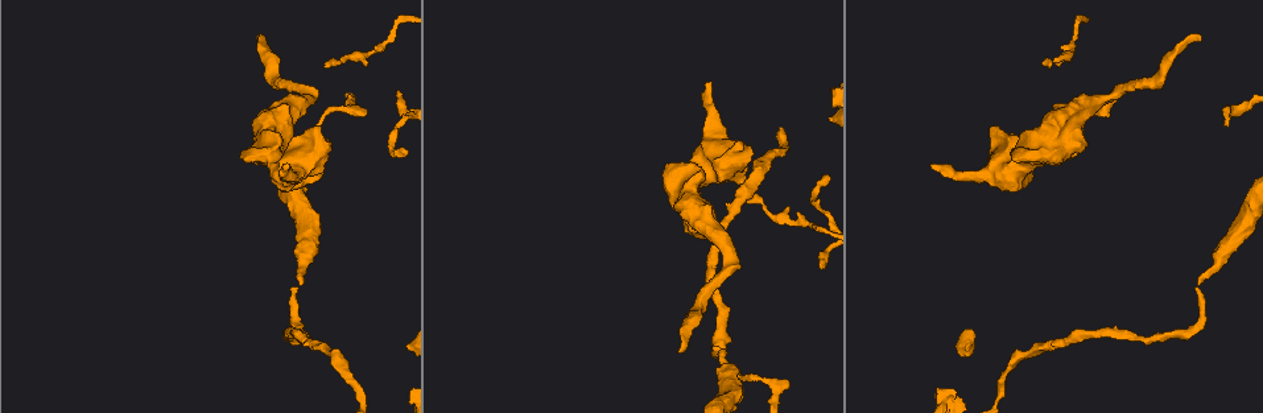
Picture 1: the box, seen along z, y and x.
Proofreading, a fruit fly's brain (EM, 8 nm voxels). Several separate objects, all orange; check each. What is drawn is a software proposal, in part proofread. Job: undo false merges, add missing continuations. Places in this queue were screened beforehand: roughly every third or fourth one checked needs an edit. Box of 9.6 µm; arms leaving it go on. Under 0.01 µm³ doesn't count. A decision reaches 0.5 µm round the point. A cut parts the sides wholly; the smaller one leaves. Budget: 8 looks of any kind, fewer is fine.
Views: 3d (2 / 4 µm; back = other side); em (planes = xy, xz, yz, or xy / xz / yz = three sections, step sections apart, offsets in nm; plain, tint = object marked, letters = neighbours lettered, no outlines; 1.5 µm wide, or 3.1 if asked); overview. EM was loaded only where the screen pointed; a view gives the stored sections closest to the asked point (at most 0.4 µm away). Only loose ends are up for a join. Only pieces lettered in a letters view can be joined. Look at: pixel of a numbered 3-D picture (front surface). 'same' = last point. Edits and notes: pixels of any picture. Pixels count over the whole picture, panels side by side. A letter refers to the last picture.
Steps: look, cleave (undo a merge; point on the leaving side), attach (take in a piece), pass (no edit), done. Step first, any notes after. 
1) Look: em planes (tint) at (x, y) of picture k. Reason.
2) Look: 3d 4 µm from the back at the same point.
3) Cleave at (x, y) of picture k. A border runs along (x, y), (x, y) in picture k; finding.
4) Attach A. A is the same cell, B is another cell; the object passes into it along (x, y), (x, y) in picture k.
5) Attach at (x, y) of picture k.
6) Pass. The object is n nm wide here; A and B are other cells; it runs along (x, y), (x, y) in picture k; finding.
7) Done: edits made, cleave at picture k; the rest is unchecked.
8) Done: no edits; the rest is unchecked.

Look: 3d 4 µm at (709, 83) of picture 1.

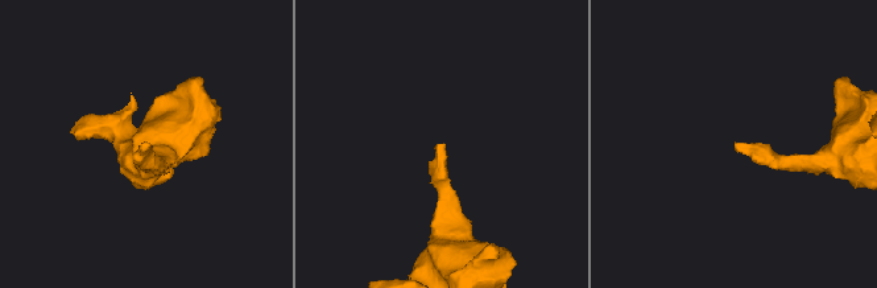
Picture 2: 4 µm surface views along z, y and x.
Look: em planes (tint) at (147, 144) of picture 2. Need the tissue.

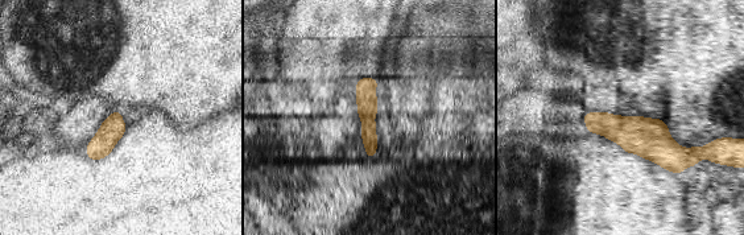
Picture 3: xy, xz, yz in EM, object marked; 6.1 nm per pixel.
Look: em planes (letters) at the same point.

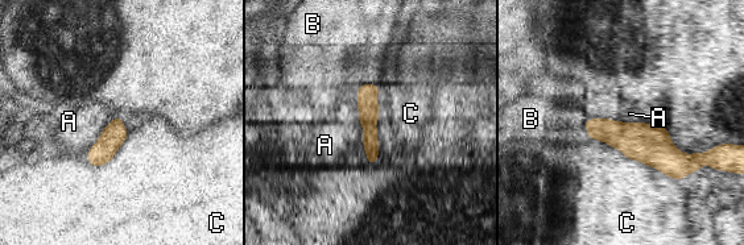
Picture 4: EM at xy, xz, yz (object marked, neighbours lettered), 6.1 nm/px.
Attach B. The longest contact is with C, 360 nm; B is the same cell, A and C are other cells; the object passes into it along (367, 94), (367, 84), (375, 45) in picture 4; it goes on there.

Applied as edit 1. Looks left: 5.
Look: em planes (letters) at (1050, 67) of picture 1. Thin end.

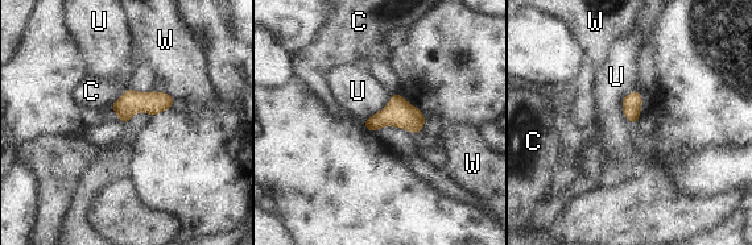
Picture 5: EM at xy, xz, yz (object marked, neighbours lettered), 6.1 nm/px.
Pass. The object is 120 nm wide here; C, U and W are other cells; a border runs along (633, 88), (623, 98), (628, 121) in picture 5; none of them fits.

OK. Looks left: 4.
Look: 3d 4 µm at (1199, 327) of picture 1. Sharp bend.

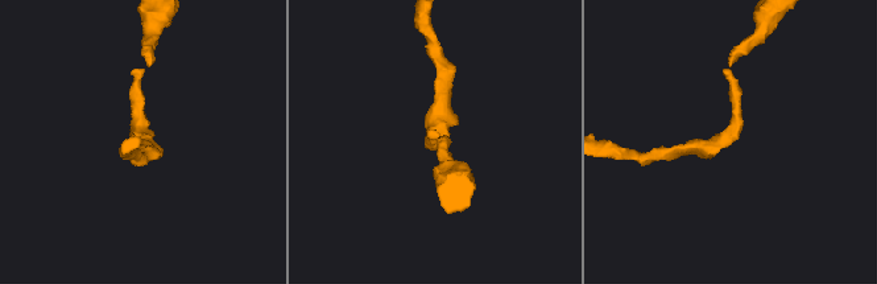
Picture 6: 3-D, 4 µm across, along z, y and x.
Look: em 3.1 µm xz step 16 (tint) at (141, 137) of picture 6. Need the tissue.

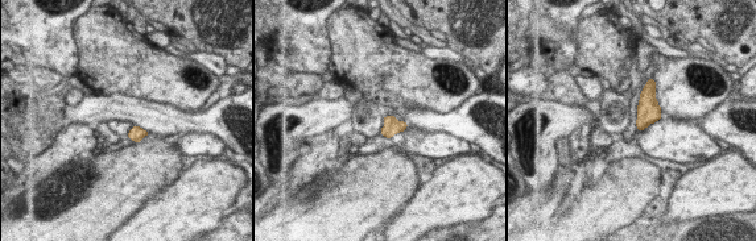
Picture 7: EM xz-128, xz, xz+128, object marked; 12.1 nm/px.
Look: em 3.1 µm planes (letters) at the same point. Cut it another way.

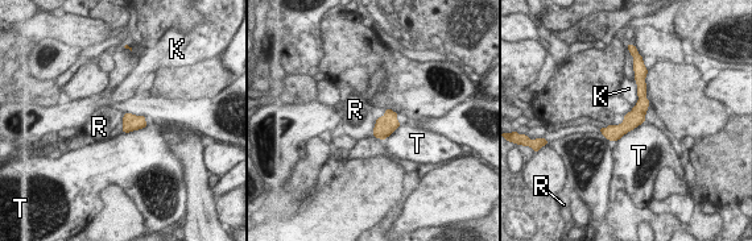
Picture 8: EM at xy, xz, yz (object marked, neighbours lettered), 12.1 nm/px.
Pass. The object is 200 nm wide here; K, R and T are other cells; a border runs along (644, 121), (616, 141) in picture 8; all the same neuron.

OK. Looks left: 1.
Done: edits made, attach at picture 4; the rest is unchecked.

